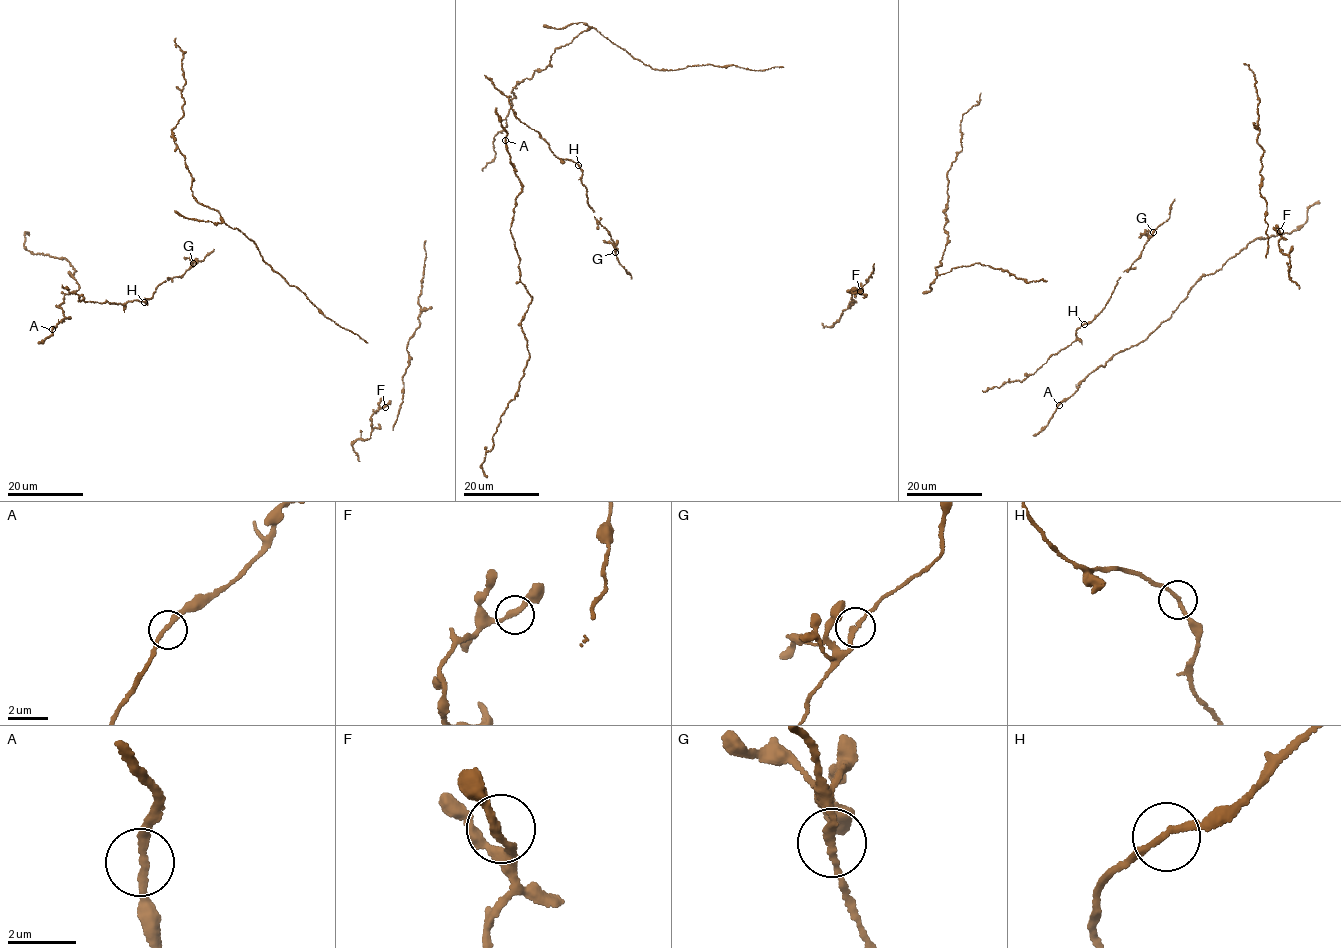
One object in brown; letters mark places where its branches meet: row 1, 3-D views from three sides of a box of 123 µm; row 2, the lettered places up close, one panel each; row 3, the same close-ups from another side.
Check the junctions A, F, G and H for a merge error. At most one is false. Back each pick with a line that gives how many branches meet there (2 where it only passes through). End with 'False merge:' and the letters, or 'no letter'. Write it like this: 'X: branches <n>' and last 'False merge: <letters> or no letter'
False merge: no letter

